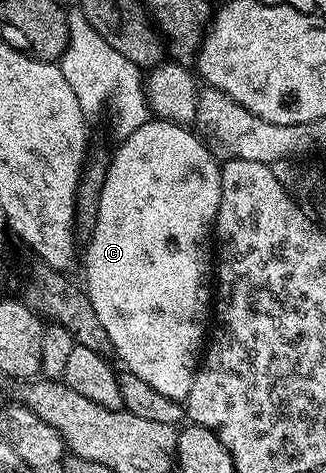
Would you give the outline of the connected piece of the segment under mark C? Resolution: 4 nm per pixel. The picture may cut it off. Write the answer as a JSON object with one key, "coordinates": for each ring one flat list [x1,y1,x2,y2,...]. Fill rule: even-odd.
{"coordinates":[[150,120,144,122,139,128,135,128,135,132,124,135,120,139,121,142,117,146,117,151,112,152,111,157,108,159,108,170,106,172,106,182,103,184,101,195,98,200,97,218,94,220,94,228,92,233,88,235,89,247,84,247,83,250,83,262,85,258,85,282,83,281,83,289,86,294,89,295,91,300,91,308,95,312,95,316,99,316,99,324,103,324,103,329,106,330,107,336,111,340,113,345,113,354,116,357,121,357,121,362,126,371,135,376,139,376,139,380,143,380,143,384,151,384,151,388,155,388,155,392,163,392,163,396,171,396,171,400,175,400,179,403,184,403,185,399,188,398,191,392,191,384,193,383,193,375,197,373,199,365,199,359,203,354,203,347,207,342,207,331,211,326,211,254,205,251,205,241,210,241,211,231,214,229,217,213,219,212,219,200,221,199,221,166,219,165,218,159,215,157,212,149,196,133,191,134,189,129,184,128,182,125,167,122,164,120]]}

